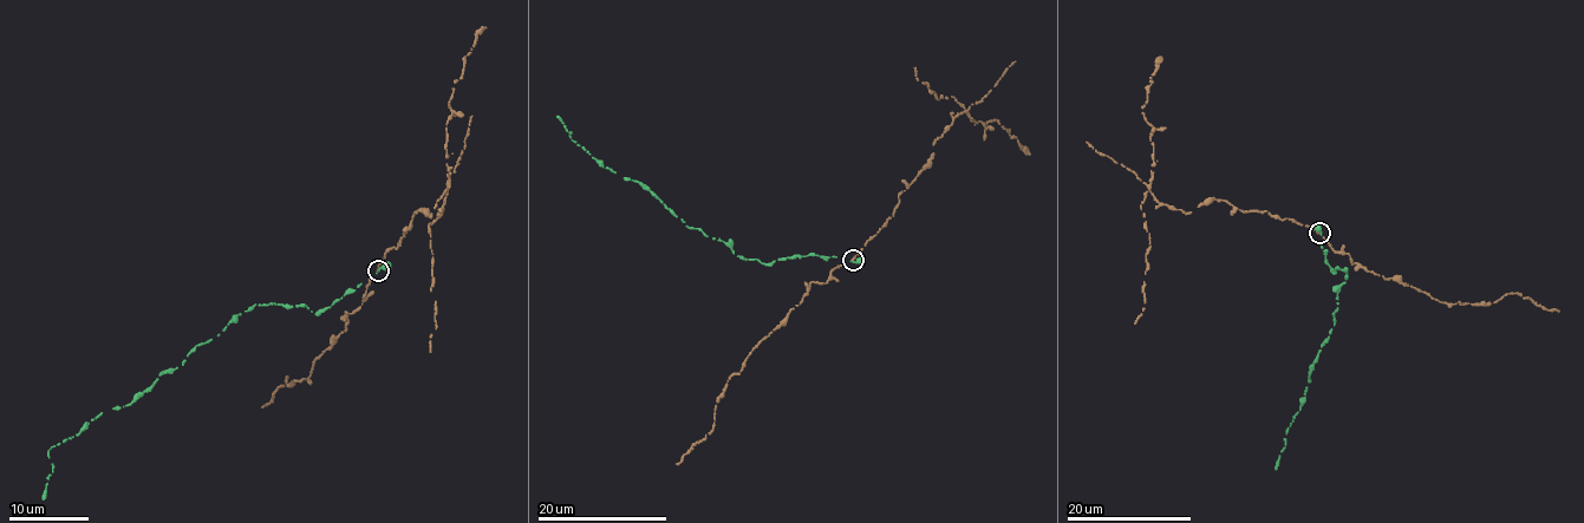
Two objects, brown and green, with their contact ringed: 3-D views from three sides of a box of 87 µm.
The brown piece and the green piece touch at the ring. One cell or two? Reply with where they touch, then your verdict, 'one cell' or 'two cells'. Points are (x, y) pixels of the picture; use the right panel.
place (1320, 233); two cells

